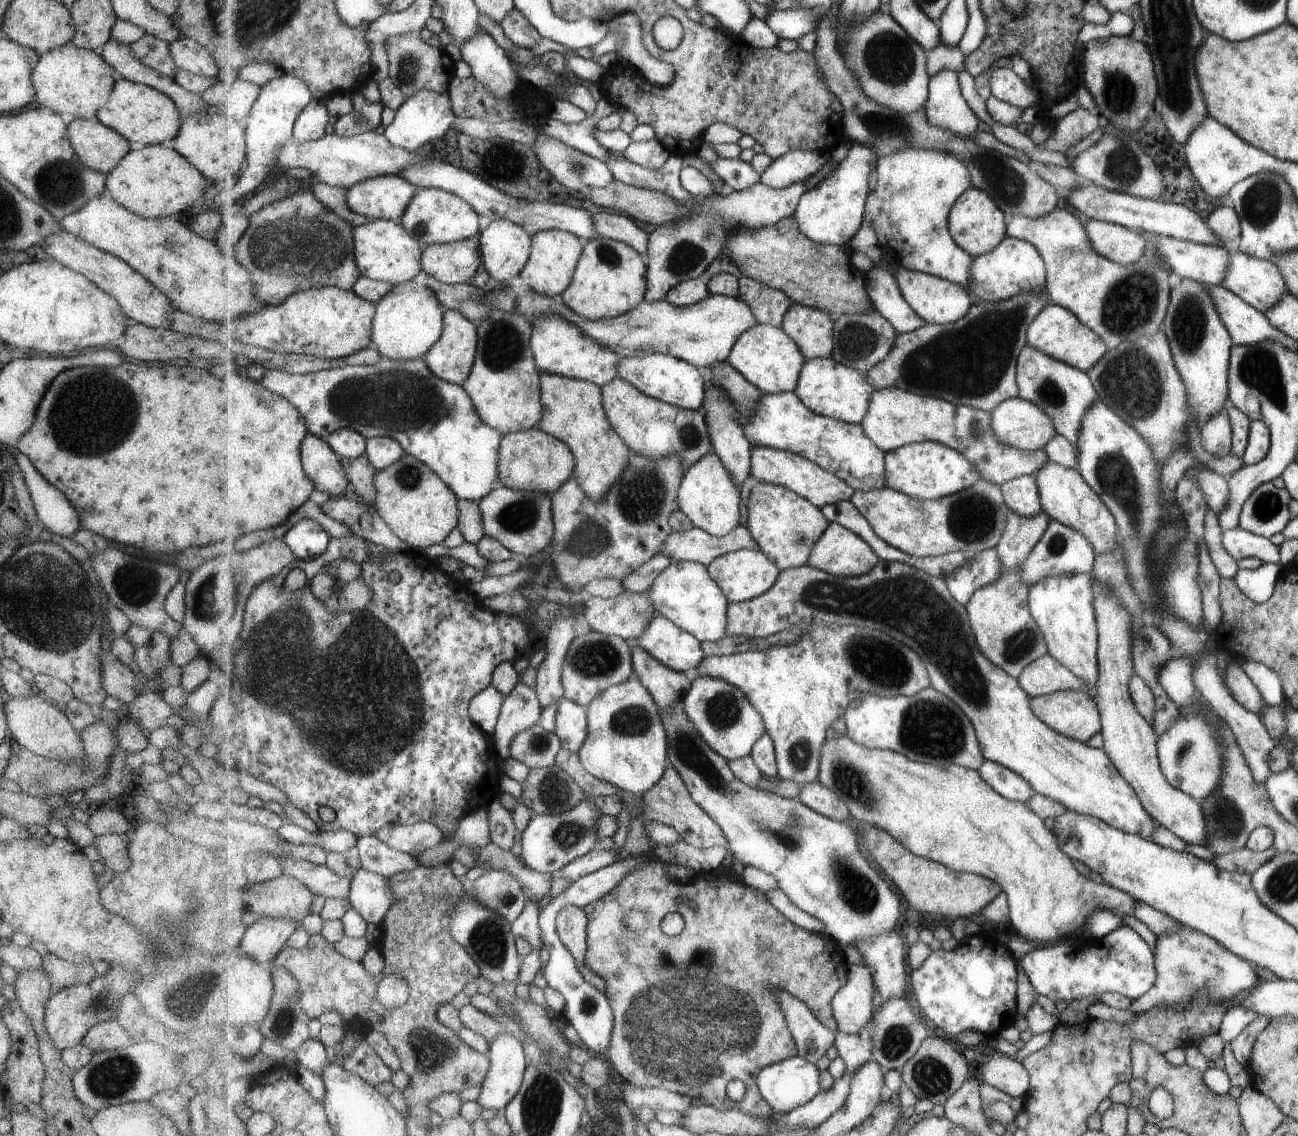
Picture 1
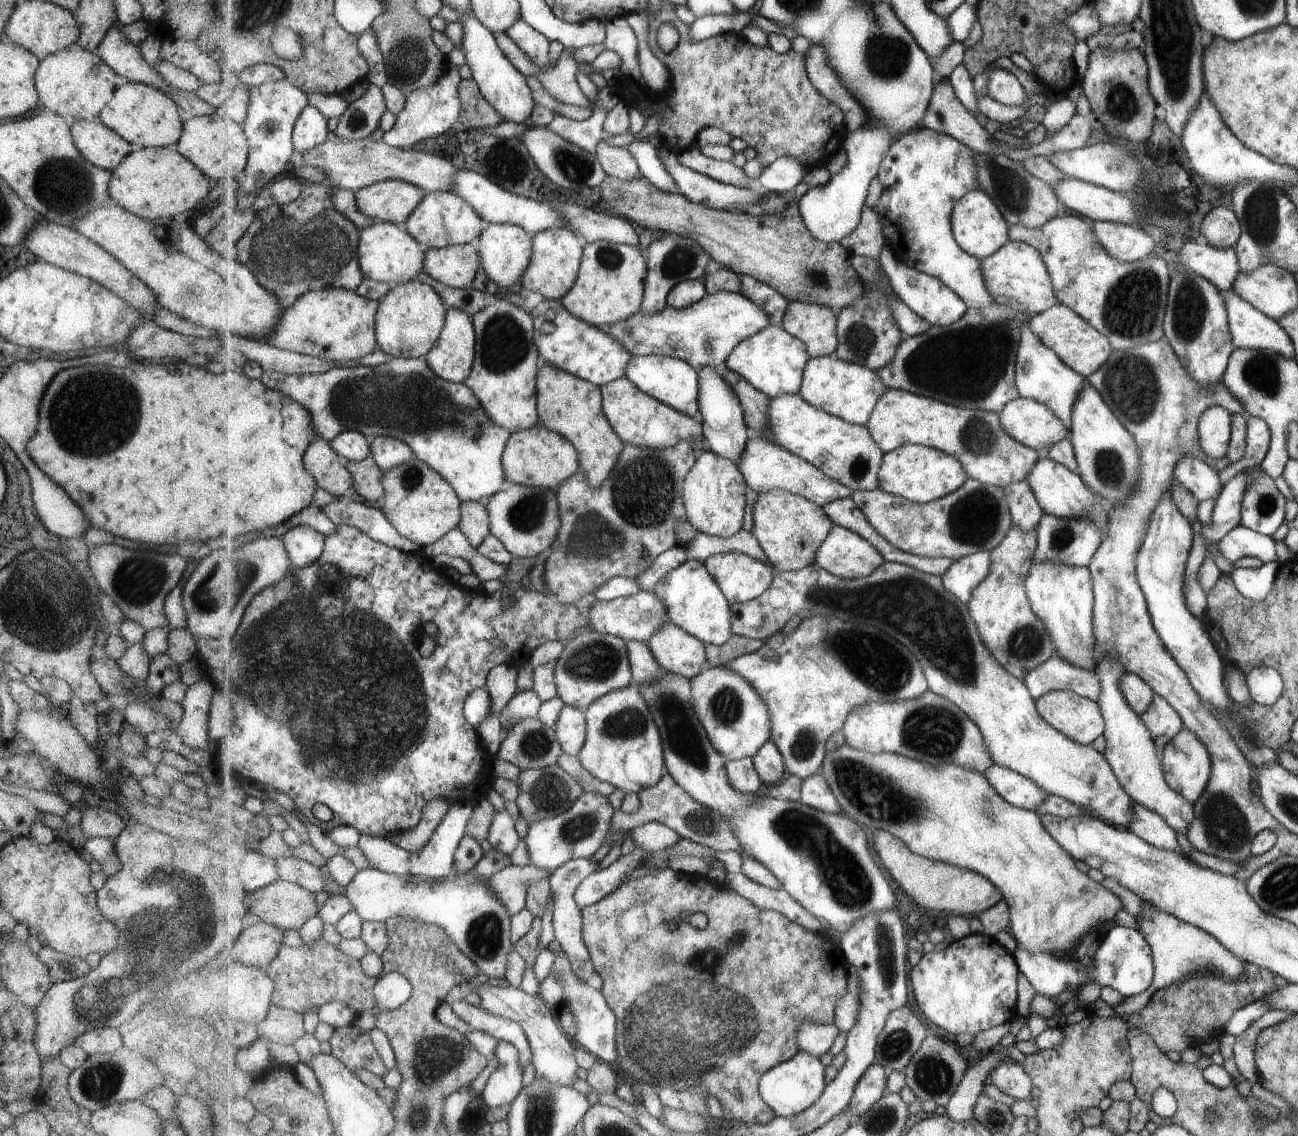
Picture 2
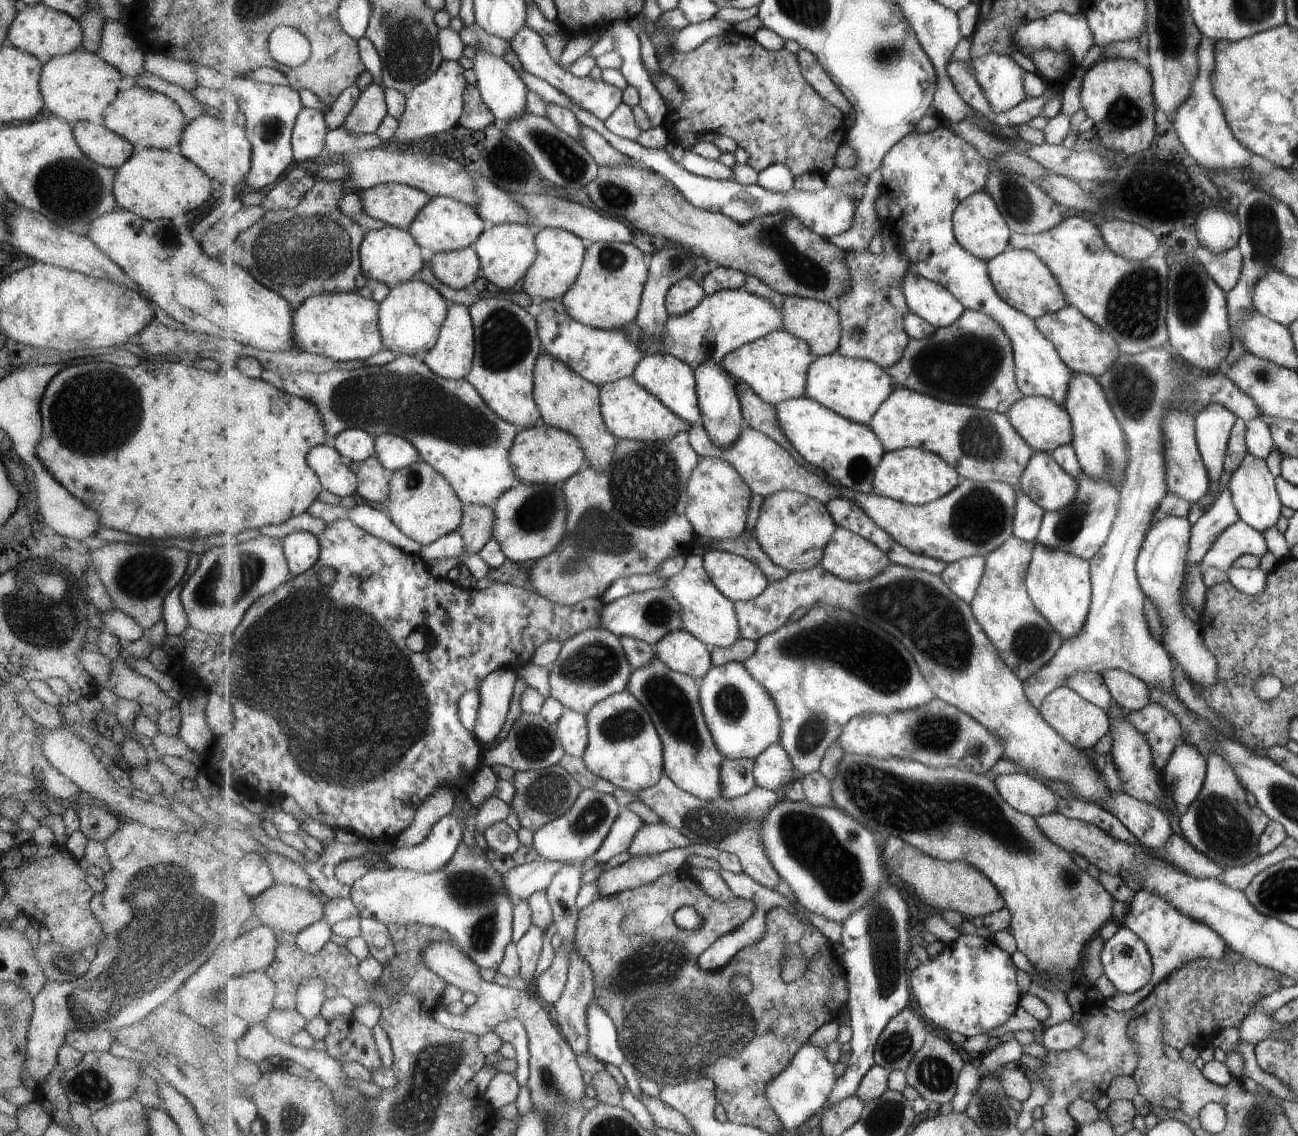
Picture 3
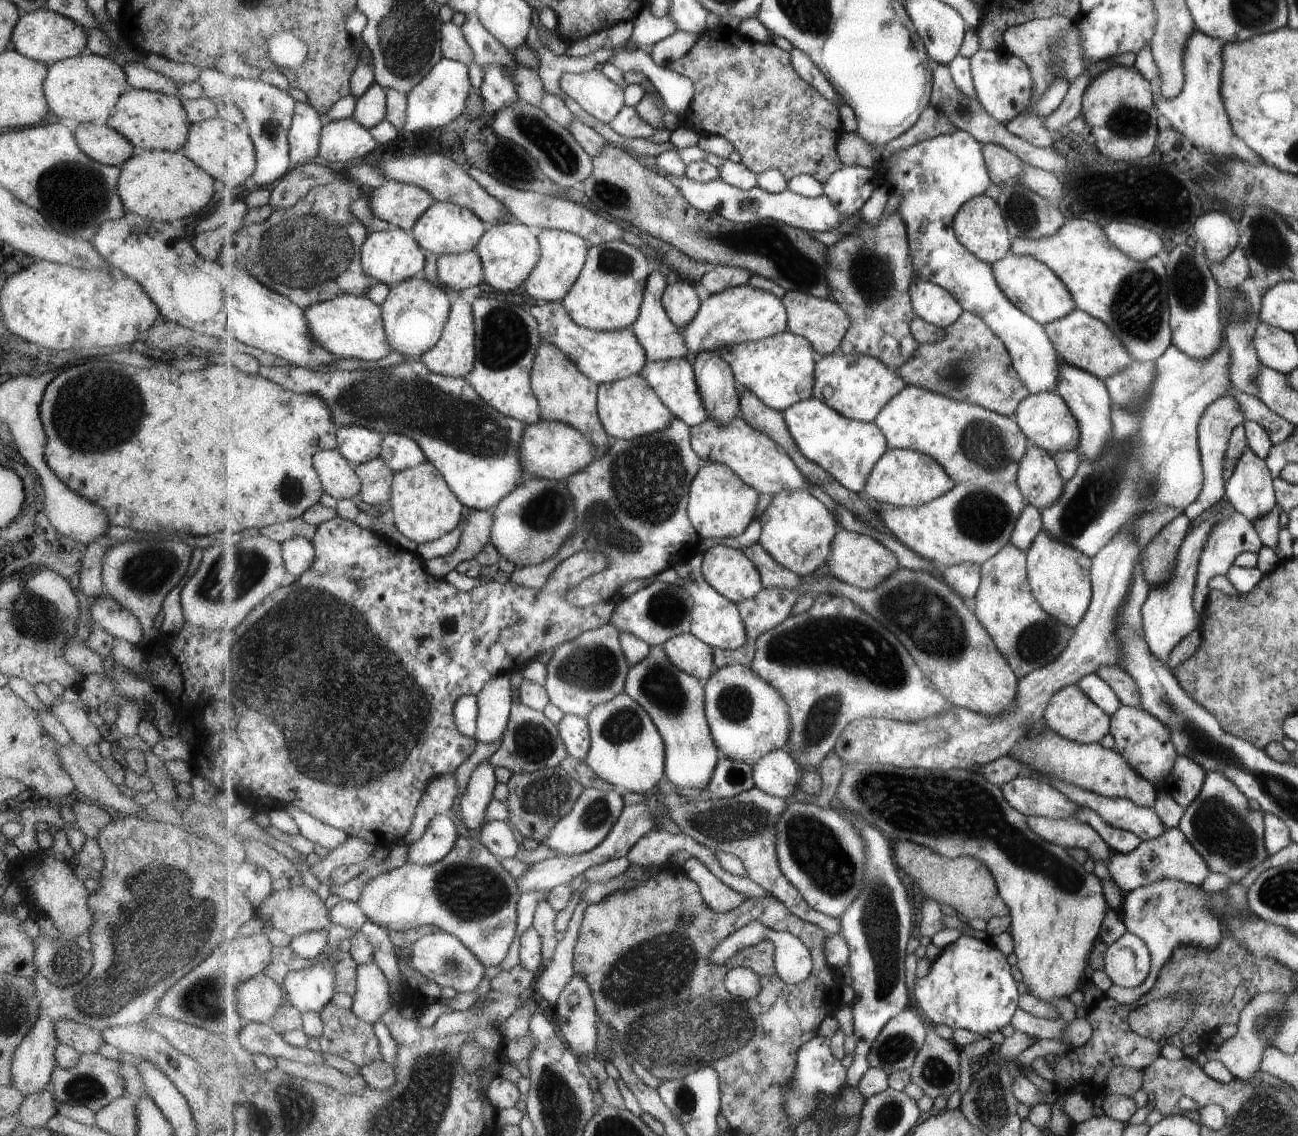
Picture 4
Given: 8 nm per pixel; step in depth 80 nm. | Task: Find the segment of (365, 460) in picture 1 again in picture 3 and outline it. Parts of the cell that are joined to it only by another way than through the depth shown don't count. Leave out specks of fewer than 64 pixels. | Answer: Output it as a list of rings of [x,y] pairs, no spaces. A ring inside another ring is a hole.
[[[376,454],[366,461],[349,461],[349,463],[358,475],[357,493],[367,502],[387,502],[391,490],[390,480],[394,472],[385,468]]]

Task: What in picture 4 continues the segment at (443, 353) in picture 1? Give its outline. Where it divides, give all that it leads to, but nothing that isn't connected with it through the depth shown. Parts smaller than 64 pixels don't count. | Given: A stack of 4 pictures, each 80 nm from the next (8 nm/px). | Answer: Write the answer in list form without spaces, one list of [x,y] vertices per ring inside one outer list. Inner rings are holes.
[[[459,296],[459,298],[454,301],[450,320],[447,321],[446,328],[442,332],[440,341],[431,350],[422,354],[421,360],[437,374],[453,378],[466,378],[475,368],[477,358],[478,350],[476,349],[474,308],[465,298]]]

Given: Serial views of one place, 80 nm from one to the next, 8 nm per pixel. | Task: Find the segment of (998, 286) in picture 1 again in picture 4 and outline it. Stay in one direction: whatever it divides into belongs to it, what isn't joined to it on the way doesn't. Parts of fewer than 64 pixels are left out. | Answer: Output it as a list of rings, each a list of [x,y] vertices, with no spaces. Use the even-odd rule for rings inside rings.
[[[1012,250],[1001,261],[994,262],[995,276],[1006,295],[1025,314],[1040,325],[1057,321],[1076,308],[1074,299],[1064,282],[1045,264],[1029,255],[1018,255]]]

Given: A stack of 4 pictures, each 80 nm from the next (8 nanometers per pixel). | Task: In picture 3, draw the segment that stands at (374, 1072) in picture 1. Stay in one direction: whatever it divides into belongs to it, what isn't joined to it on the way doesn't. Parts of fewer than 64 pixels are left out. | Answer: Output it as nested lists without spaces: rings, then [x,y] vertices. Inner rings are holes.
[[[352,1015],[337,1016],[329,1023],[328,1034],[323,1039],[326,1051],[343,1063],[361,1063],[371,1072],[383,1068],[373,1030],[353,1019]]]

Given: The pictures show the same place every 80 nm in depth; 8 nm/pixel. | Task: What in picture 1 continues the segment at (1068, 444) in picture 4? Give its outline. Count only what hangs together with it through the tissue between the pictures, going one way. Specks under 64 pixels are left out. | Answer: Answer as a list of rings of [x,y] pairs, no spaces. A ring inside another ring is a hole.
[[[1020,396],[1002,402],[992,412],[992,427],[1001,442],[1026,451],[1042,449],[1057,433],[1054,422]]]

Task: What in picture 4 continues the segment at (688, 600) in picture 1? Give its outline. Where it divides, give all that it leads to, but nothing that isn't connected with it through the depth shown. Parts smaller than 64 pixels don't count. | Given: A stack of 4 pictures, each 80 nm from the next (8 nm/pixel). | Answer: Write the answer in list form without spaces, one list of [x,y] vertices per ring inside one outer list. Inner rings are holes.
[[[699,552],[691,557],[688,562],[692,568],[692,574],[687,578],[680,580],[682,587],[685,587],[694,598],[694,612],[692,613],[692,633],[706,642],[708,645],[717,649],[737,650],[749,640],[746,622],[742,617],[738,603],[723,596],[714,586],[711,586],[705,580],[702,566],[704,563],[704,553]]]

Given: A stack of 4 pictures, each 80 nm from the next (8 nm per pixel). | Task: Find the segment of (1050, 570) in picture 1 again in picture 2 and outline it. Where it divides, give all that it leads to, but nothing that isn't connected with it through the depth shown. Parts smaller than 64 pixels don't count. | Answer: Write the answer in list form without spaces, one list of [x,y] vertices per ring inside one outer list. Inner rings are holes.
[[[1044,513],[1036,530],[1037,546],[1034,550],[1032,564],[1049,561],[1071,566],[1086,566],[1105,537],[1106,529],[1100,529],[1094,525],[1087,515],[1063,518]]]

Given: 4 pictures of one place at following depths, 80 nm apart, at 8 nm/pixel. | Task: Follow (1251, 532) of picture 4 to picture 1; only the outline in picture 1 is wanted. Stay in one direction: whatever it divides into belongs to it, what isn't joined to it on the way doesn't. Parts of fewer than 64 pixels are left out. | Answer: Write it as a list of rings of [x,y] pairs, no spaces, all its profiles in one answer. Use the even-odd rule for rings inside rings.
[[[1238,527],[1221,533],[1221,546],[1235,561],[1254,557],[1263,563],[1279,563],[1278,546],[1271,544],[1267,538],[1250,534]]]

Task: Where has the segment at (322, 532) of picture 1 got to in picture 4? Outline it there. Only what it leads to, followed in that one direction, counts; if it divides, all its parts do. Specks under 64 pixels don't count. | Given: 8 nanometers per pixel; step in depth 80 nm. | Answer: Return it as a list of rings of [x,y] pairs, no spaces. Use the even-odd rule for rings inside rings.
[[[293,537],[282,543],[282,547],[290,580],[299,578],[313,566],[317,551],[308,538]]]

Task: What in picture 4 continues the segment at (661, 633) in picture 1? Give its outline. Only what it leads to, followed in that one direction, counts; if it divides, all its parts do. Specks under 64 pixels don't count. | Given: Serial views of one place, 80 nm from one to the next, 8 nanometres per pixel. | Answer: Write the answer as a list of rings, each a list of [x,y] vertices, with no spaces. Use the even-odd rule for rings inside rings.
[[[692,632],[674,636],[663,646],[675,666],[682,671],[704,681],[713,676],[716,670],[714,656],[717,648],[703,642]]]

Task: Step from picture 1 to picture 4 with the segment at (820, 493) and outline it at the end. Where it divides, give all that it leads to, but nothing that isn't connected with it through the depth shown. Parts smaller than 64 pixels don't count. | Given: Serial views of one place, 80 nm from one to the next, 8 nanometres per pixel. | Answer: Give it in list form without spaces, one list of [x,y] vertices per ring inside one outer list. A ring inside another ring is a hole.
[[[735,417],[730,423],[710,419],[702,425],[693,427],[692,446],[705,461],[728,466],[761,494],[776,495],[784,490],[806,490],[807,486],[813,486],[783,446],[755,430],[745,418]]]

